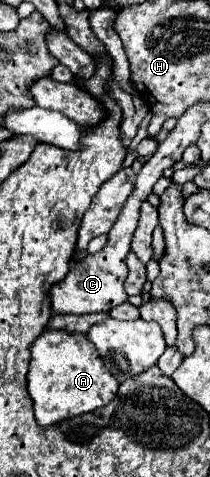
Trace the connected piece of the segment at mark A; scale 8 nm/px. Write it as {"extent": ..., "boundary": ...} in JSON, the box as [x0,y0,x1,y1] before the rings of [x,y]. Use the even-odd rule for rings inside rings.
{"extent":[28,328,118,426],"boundary":[[[46,328],[30,348],[30,366],[28,366],[28,394],[34,404],[34,418],[40,426],[58,424],[64,418],[80,416],[92,412],[104,404],[110,404],[116,398],[118,382],[104,366],[96,346],[88,340],[86,334],[66,332]]]}

